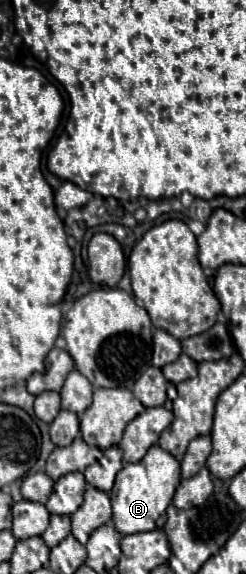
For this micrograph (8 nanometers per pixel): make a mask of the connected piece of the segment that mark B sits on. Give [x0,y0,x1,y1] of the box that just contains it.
[110,446,180,534]

